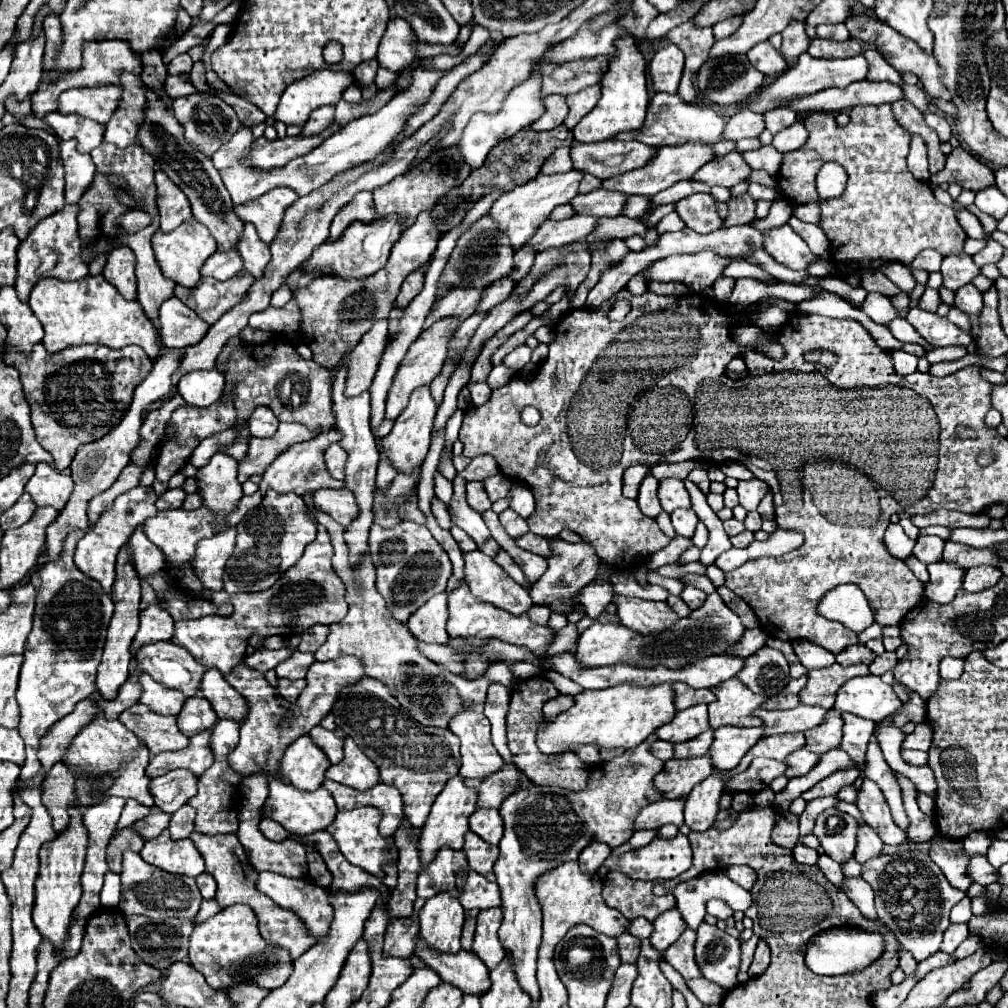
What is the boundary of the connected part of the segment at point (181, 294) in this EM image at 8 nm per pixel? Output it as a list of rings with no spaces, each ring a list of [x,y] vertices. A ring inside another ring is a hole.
[[[243,271],[243,275],[235,275],[227,281],[215,281],[211,277],[205,277],[199,281],[197,289],[187,289],[177,285],[175,297],[179,297],[185,305],[189,305],[199,317],[203,317],[207,323],[217,323],[219,317],[235,307],[249,287],[253,285],[251,273]]]

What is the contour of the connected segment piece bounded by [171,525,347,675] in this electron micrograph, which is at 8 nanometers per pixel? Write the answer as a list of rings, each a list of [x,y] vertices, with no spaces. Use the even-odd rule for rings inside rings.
[[[317,525],[317,539],[307,545],[303,557],[281,575],[281,581],[277,581],[273,587],[261,593],[235,593],[231,595],[231,603],[235,603],[235,609],[229,617],[208,615],[196,620],[179,621],[175,624],[173,643],[179,647],[185,647],[195,661],[199,661],[203,667],[215,665],[223,675],[231,673],[231,669],[243,661],[247,639],[251,635],[259,637],[271,637],[271,635],[293,635],[297,631],[307,631],[309,627],[323,623],[339,623],[347,615],[347,603],[345,603],[345,585],[335,575],[331,567],[333,557],[333,545],[329,541],[327,529],[323,525]]]

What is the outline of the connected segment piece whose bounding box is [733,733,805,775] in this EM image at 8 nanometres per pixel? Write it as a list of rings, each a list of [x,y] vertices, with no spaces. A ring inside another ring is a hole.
[[[785,733],[785,735],[763,737],[749,749],[749,753],[733,769],[733,775],[745,771],[751,764],[753,757],[767,757],[767,759],[783,761],[789,753],[793,753],[795,749],[801,749],[803,745],[805,745],[803,733]]]

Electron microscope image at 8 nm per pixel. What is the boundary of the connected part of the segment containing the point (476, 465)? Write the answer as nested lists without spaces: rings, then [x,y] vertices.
[[[475,457],[471,465],[459,473],[459,477],[463,477],[465,481],[483,481],[497,473],[499,473],[499,467],[493,457]]]

